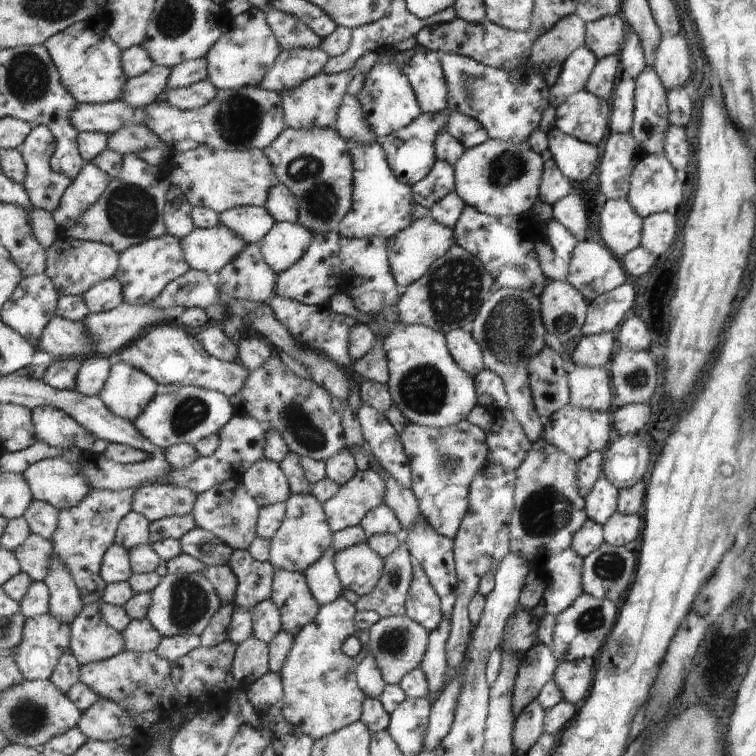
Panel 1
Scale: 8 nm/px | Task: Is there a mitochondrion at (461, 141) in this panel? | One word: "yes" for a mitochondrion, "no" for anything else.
no

